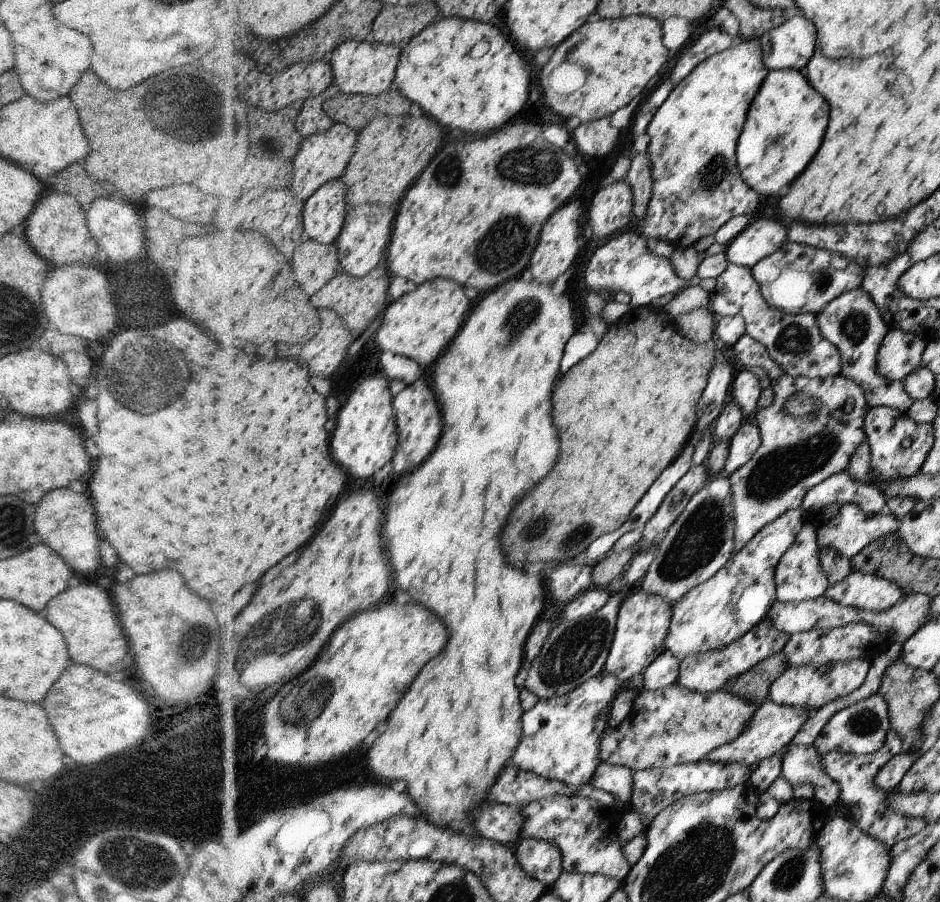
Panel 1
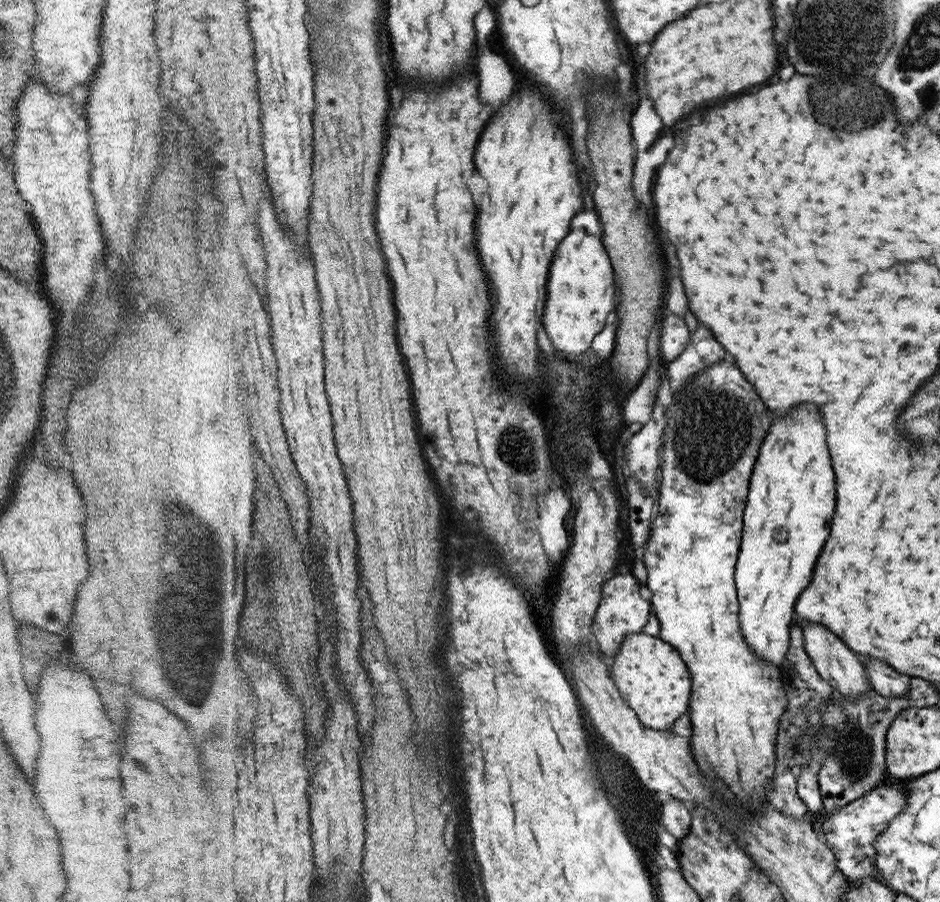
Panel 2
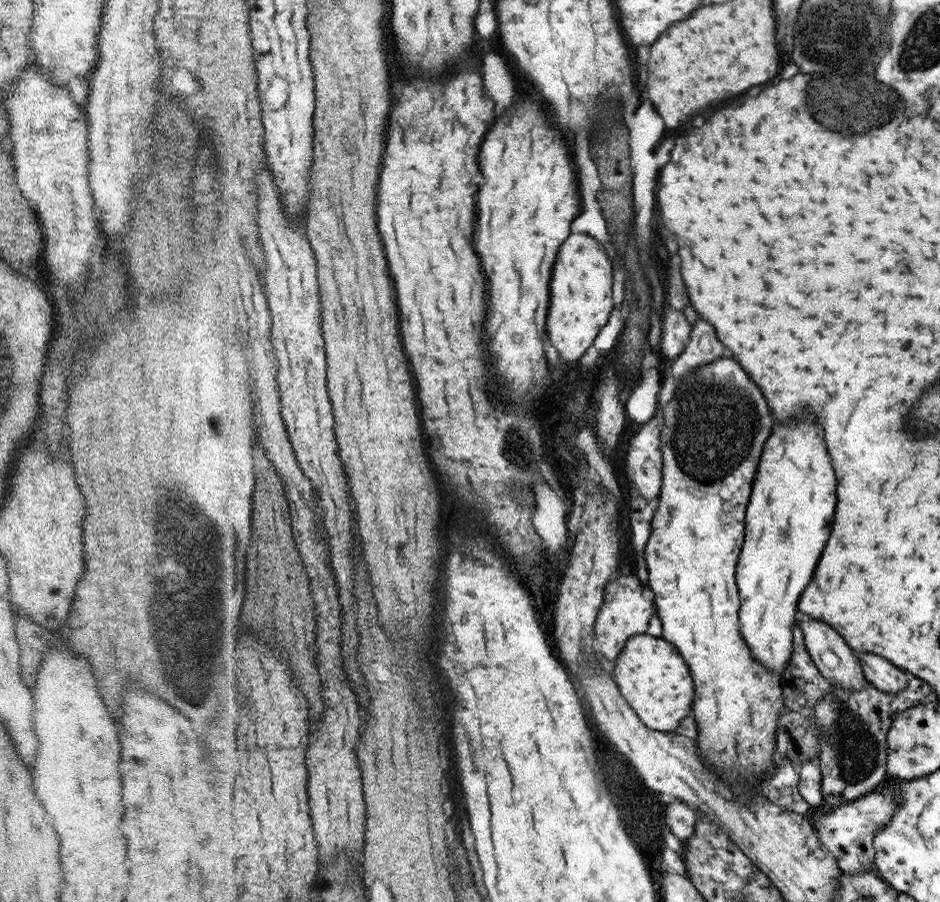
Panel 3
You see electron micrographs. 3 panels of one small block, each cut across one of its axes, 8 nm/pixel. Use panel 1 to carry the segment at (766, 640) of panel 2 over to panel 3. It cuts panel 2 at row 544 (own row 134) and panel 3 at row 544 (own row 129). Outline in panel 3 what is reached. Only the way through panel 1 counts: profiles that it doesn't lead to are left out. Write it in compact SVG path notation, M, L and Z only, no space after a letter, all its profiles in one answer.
M804 420L804 422L792 422L786 426L776 426L776 434L772 432L768 439L768 454L764 454L764 466L760 466L760 478L756 478L756 494L752 494L752 506L748 508L748 542L744 542L744 558L740 558L740 590L744 590L744 610L739 610L739 624L744 626L744 639L751 648L756 660L783 678L782 672L787 670L788 662L792 657L792 630L798 625L798 600L804 588L810 584L814 570L818 566L818 560L822 556L822 550L826 548L828 536L830 536L830 526L834 520L834 504L836 504L836 476L835 470L830 466L830 458L824 446L824 432L820 424L814 420Z

